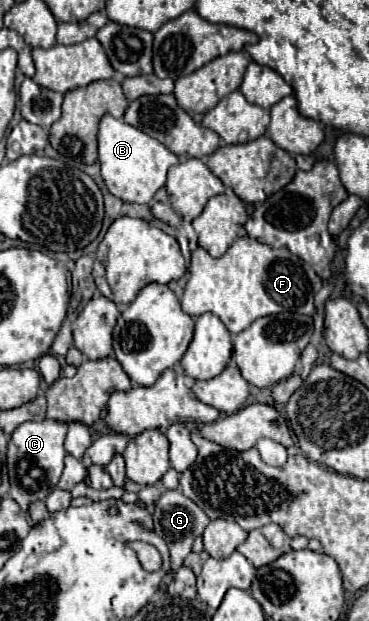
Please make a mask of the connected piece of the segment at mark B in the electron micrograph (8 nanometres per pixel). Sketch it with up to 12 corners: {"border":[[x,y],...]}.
{"border":[[106,114],[98,162],[108,190],[148,204],[178,156]]}

